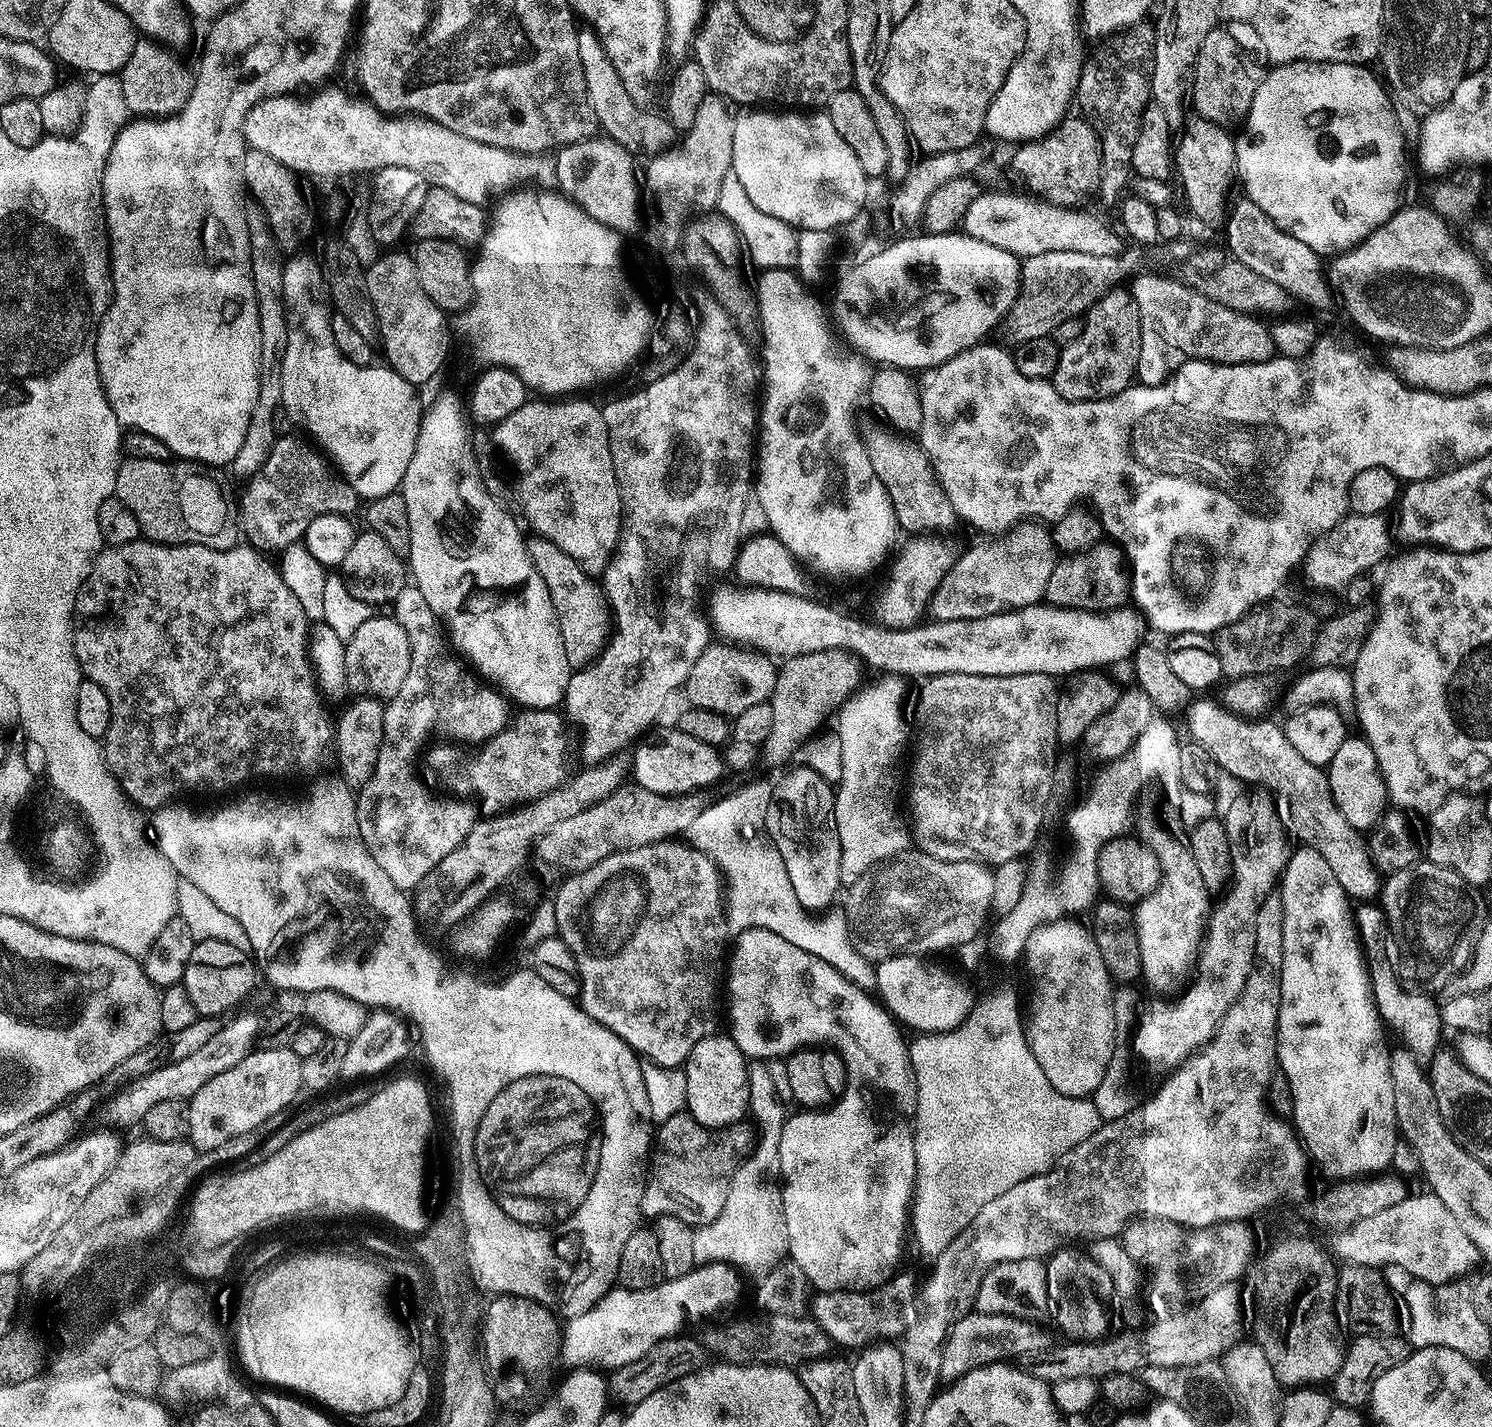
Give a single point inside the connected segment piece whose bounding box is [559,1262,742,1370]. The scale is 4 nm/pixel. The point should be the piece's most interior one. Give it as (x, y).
(621, 1329)

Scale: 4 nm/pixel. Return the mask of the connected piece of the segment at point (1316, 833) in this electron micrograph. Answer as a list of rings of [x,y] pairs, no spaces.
[[[1198,700],[1186,712],[1191,739],[1206,746],[1218,766],[1234,779],[1245,785],[1265,784],[1273,792],[1269,793],[1275,799],[1276,813],[1285,833],[1296,835],[1303,847],[1312,848],[1326,858],[1330,870],[1334,870],[1334,878],[1338,878],[1349,899],[1368,902],[1373,899],[1371,896],[1377,897],[1382,890],[1382,876],[1368,851],[1368,840],[1360,837],[1363,836],[1361,829],[1350,826],[1342,810],[1338,810],[1330,794],[1327,771],[1321,765],[1306,762],[1306,758],[1290,746],[1290,738],[1286,738],[1279,723],[1264,720],[1268,718],[1252,721],[1212,700]]]

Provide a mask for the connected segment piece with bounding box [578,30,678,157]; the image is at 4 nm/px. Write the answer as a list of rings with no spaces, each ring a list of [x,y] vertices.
[[[591,31],[580,32],[578,58],[582,58],[582,70],[588,87],[588,101],[594,110],[597,125],[602,129],[603,135],[609,140],[618,142],[627,152],[636,154],[641,148],[642,151],[648,152],[649,157],[667,152],[677,143],[676,127],[668,121],[667,115],[660,113],[659,116],[656,112],[648,112],[652,110],[636,104],[634,98],[626,94],[626,86],[622,86],[614,66]]]

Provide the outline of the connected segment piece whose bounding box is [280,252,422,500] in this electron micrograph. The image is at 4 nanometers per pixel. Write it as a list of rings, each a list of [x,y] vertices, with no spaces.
[[[298,252],[291,255],[284,264],[282,276],[283,304],[284,313],[287,320],[287,338],[284,347],[283,358],[280,360],[280,381],[282,382],[282,400],[281,407],[287,414],[302,428],[309,432],[310,437],[333,461],[335,467],[345,480],[356,492],[357,497],[369,500],[374,497],[384,497],[388,493],[397,491],[401,481],[404,480],[406,467],[408,467],[410,458],[413,457],[414,446],[416,445],[417,432],[420,429],[420,417],[422,415],[422,404],[416,397],[417,389],[415,385],[406,382],[401,375],[387,365],[371,364],[366,367],[355,366],[349,359],[345,358],[335,345],[332,330],[332,307],[331,297],[328,295],[327,284],[324,278],[323,265],[321,261],[308,254],[307,252]]]

